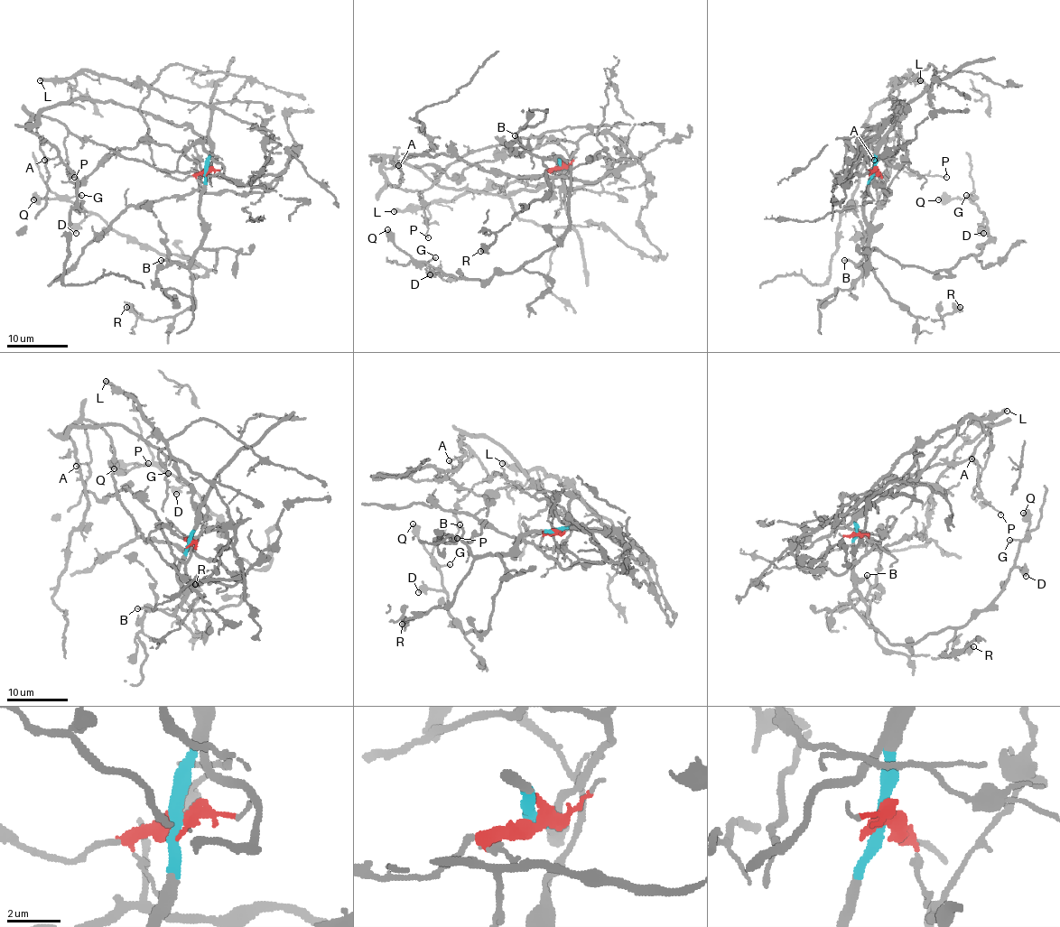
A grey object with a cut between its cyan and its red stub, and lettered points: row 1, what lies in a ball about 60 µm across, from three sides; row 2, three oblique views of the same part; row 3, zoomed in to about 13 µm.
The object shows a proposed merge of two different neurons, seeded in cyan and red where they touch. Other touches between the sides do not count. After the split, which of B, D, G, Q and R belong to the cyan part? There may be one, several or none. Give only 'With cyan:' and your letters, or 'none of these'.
With cyan: B, D, G, Q, R

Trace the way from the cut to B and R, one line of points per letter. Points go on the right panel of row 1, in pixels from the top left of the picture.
B: (874, 170), (863, 206), (863, 220), (869, 239), (866, 265), (843, 259)
R: (874, 170), (863, 220), (869, 239), (868, 263), (875, 279), (915, 317), (939, 319), (960, 306)

